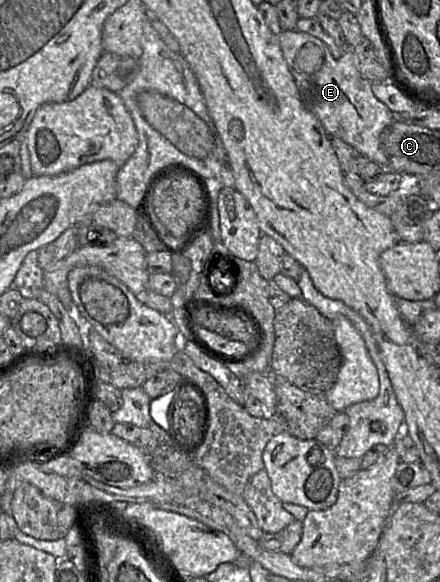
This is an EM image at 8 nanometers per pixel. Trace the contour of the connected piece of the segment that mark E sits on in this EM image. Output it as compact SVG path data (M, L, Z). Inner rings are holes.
M298 30L282 31L278 41L302 103L320 120L328 135L341 138L372 161L388 168L381 136L397 115L374 95L372 83L361 75L354 53L345 52L336 59L323 41ZM303 47L321 47L324 50L324 63L318 71L307 74L295 68L296 56Z

